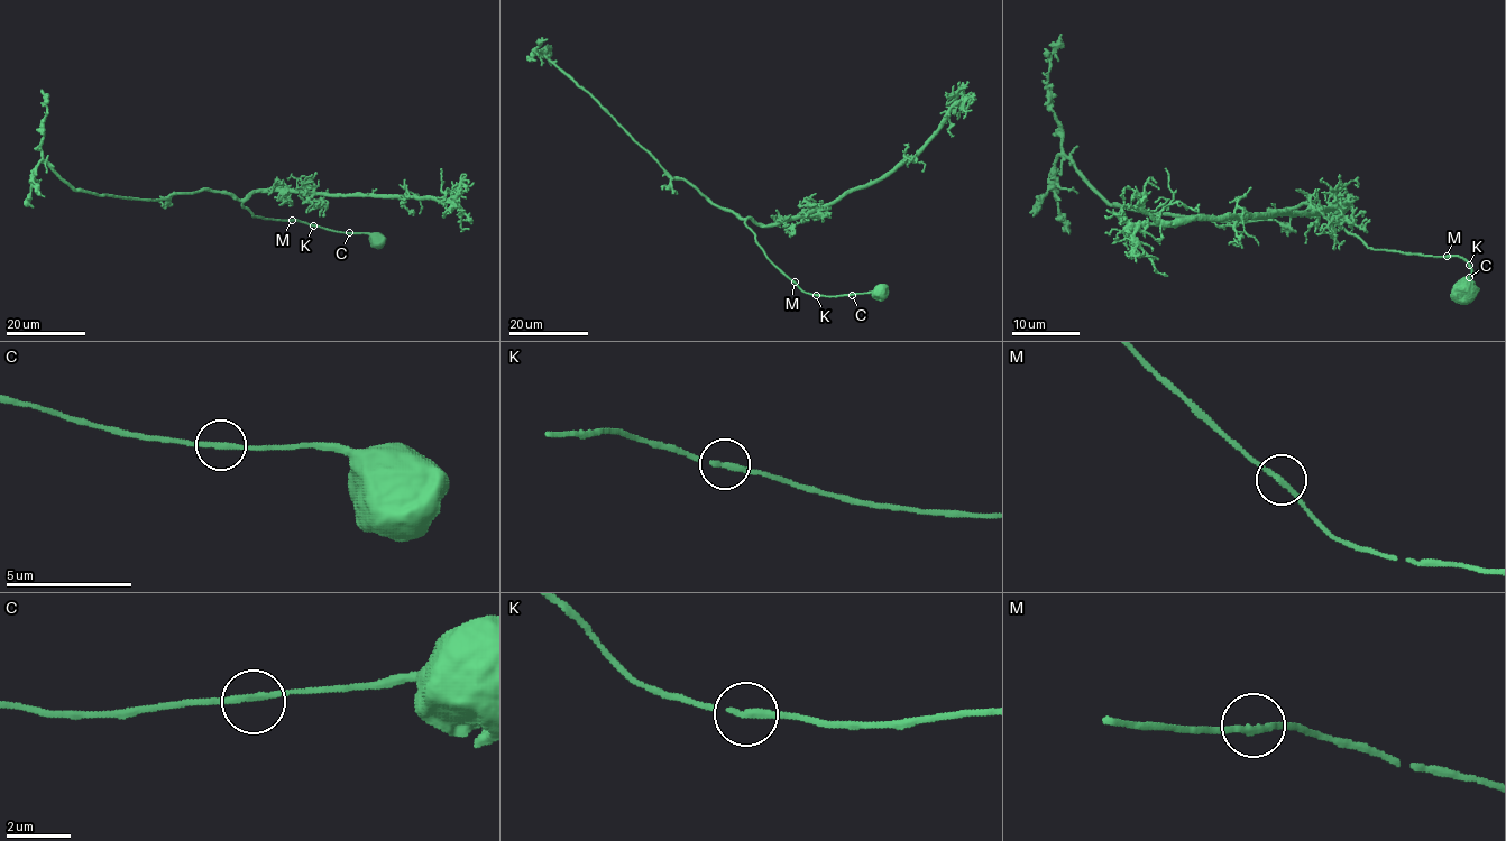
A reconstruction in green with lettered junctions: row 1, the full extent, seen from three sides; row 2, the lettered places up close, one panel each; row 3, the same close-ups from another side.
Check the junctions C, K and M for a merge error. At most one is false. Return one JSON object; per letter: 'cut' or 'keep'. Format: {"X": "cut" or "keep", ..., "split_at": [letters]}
{"C": "keep", "K": "keep", "M": "keep", "split_at": []}

